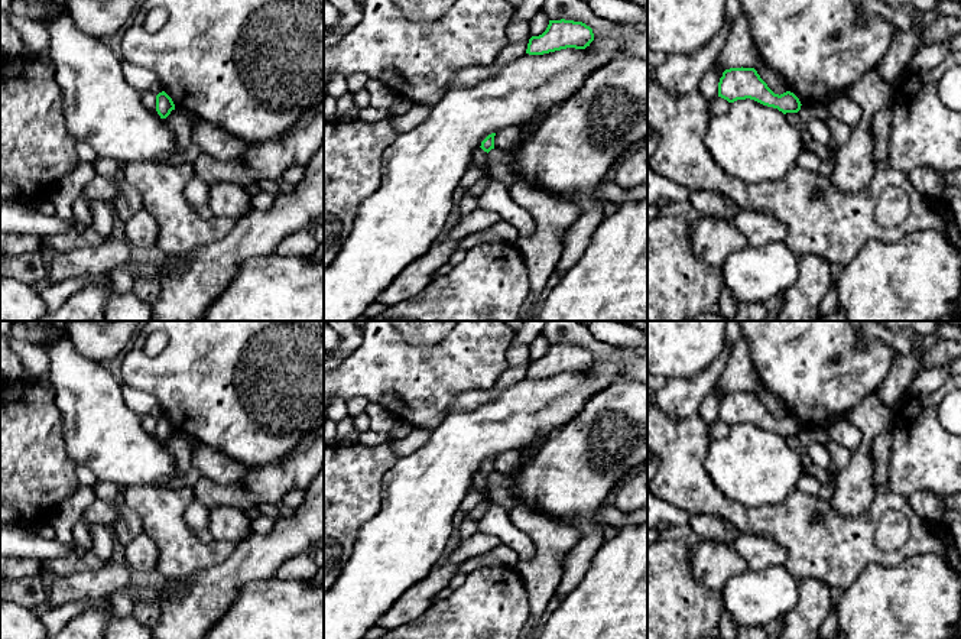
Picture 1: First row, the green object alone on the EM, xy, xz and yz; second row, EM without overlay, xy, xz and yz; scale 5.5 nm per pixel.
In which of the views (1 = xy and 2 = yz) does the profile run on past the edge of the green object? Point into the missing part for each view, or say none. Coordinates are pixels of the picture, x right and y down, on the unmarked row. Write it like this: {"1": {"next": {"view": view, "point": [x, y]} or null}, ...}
{"1": {"next": null}, "2": {"next": null}}

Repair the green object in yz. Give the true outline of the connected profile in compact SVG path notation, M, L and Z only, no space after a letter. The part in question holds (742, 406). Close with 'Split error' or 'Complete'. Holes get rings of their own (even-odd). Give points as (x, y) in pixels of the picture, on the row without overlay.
M743 390L723 396L718 406L718 421L728 426L750 422L763 429L777 432L783 438L798 437L802 429L793 416L775 418L754 392Z. Complete

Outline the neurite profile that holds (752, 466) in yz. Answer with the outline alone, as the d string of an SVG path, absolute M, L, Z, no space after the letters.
M750 422L730 426L724 438L714 439L704 467L728 500L747 507L776 506L803 474L799 454L782 435Z

